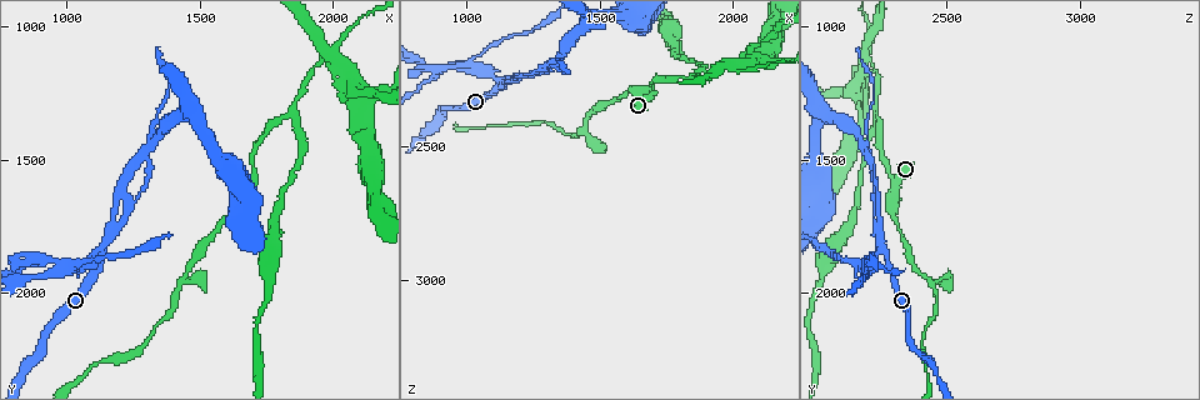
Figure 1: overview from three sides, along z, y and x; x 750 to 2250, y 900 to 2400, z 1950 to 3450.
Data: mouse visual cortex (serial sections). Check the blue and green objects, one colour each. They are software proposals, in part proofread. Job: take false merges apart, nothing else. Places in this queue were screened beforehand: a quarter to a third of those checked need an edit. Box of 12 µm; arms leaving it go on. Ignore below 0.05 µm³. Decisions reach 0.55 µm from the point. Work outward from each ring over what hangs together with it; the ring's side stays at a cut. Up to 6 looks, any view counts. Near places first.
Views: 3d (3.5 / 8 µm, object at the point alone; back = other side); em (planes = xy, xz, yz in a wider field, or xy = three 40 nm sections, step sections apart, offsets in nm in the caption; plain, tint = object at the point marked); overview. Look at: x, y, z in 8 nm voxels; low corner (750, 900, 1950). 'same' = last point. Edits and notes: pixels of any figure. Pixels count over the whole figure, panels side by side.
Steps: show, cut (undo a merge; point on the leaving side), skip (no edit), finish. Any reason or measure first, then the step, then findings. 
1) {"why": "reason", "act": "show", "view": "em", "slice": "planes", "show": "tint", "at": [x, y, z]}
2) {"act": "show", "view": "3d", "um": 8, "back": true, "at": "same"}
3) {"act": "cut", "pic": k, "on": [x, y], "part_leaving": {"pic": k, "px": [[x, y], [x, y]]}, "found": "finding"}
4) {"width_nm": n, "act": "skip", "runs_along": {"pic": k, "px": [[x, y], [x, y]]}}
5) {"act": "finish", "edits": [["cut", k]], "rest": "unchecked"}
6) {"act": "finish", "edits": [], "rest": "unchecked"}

{"why": "branch point", "act": "show", "view": "3d", "um": 8, "at": [1190, 1750, 2250]}

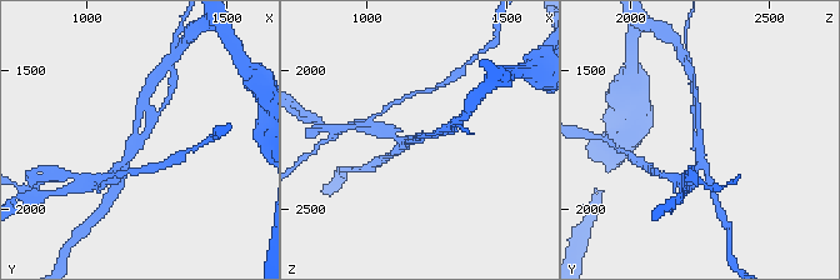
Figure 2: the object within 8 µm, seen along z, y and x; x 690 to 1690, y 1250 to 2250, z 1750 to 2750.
{"why": "closer look", "act": "show", "view": "3d", "um": 3.5, "at": [1190, 1760, 2250]}

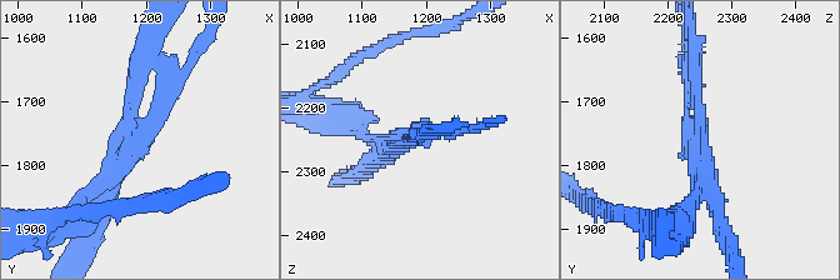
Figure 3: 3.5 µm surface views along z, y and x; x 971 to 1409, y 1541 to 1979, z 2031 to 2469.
{"why": "shape alone is not enough", "act": "show", "view": "em", "slice": "planes", "show": "tint", "at": [1180, 1760, 2240]}

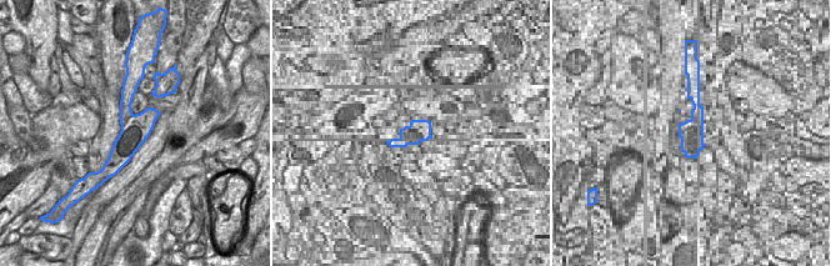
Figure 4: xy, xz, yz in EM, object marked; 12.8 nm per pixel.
{"act": "cut", "pic": 3, "on": [335, 126], "found": "a second cell is stuck on"}

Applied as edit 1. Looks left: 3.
{"why": "sharp bend", "act": "show", "view": "3d", "um": 8, "at": [1430, 1960, 2440]}

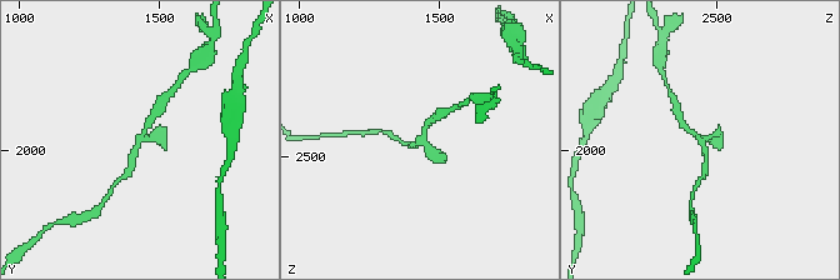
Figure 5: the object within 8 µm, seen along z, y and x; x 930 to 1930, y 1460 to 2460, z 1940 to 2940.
{"act": "show", "view": "3d", "um": 3.5, "at": [1430, 1960, 2430]}

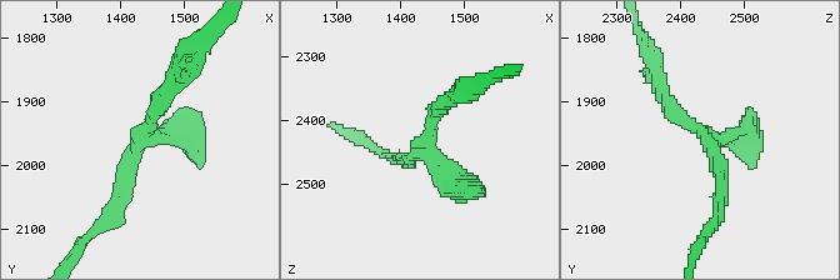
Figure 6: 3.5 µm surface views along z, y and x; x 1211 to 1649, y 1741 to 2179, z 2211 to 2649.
{"why": "now the EM", "act": "show", "view": "em", "slice": "xy", "step": 5, "show": "tint", "at": [1430, 1950, 2440]}

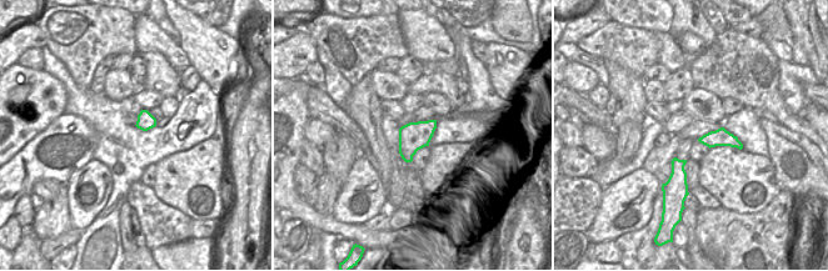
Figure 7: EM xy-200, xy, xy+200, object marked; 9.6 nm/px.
{"act": "skip", "runs_along": {"pic": 6, "px": [[660, 81], [718, 158], [720, 211]]}, "found": "one cell here"}

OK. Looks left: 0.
{"act": "finish", "edits": [["cut", 3]], "rest": "unchecked"}

